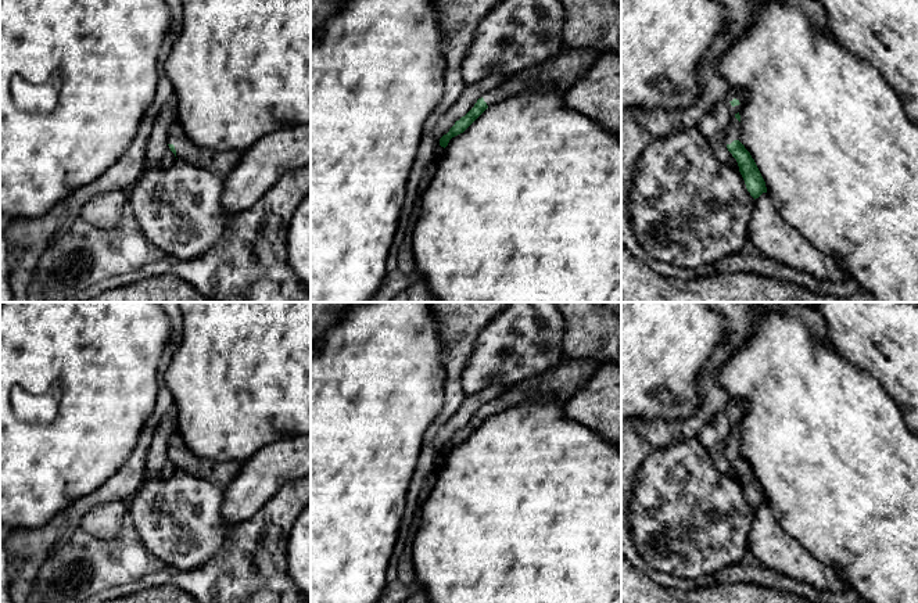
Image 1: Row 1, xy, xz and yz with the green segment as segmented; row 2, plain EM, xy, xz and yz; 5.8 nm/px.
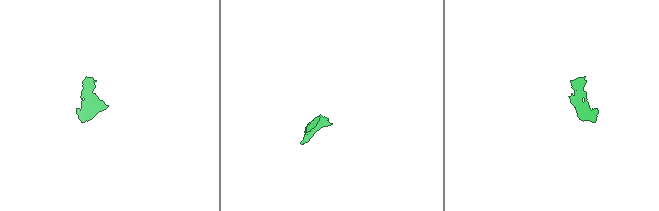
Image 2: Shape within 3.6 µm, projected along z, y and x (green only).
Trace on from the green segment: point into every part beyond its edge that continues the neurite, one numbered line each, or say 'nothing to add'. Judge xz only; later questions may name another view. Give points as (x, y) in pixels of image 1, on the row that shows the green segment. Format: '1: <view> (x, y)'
1: xz (562, 71)

